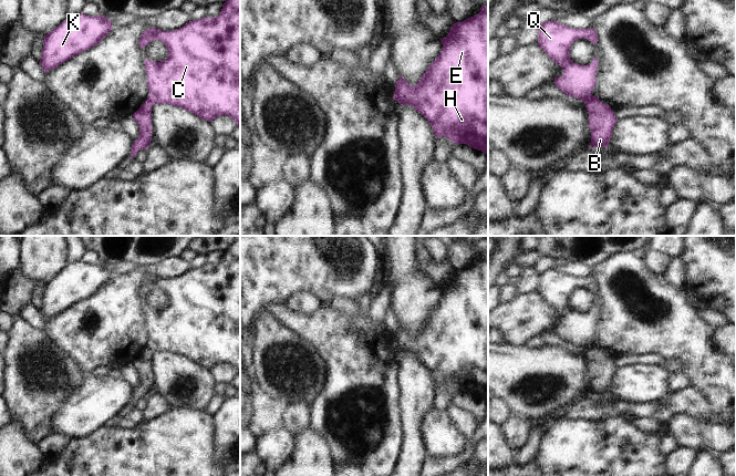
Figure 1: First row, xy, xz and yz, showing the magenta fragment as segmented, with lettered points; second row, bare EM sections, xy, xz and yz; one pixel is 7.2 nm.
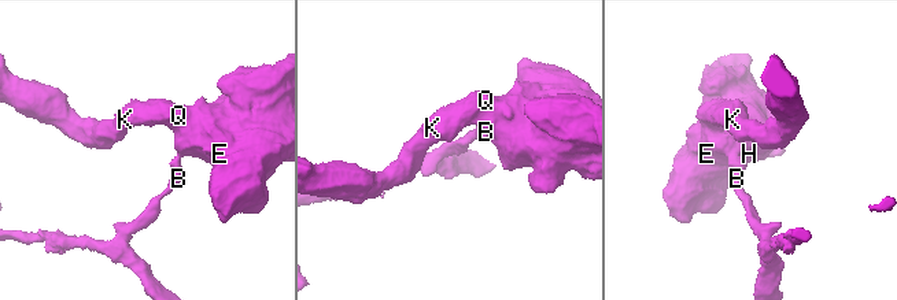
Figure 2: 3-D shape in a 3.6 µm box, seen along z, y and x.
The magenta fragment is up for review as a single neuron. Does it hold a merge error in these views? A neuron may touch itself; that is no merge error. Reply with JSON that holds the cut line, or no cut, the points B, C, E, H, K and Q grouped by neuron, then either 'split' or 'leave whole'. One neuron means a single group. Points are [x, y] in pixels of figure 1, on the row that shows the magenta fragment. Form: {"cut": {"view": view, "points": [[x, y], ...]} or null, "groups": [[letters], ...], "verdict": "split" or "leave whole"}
{"cut": {"view": "yz", "points": [[597, 99], [586, 104]]}, "groups": [["B"], ["C", "E", "H", "K", "Q"]], "verdict": "split"}

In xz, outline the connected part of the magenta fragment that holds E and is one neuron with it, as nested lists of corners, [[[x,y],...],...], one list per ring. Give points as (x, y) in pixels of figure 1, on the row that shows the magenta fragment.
[[[488,6],[480,12],[462,22],[455,22],[447,37],[440,39],[440,54],[432,62],[419,81],[411,86],[402,75],[395,83],[397,102],[411,105],[431,124],[435,138],[447,137],[455,145],[466,144],[475,149],[488,153]]]

